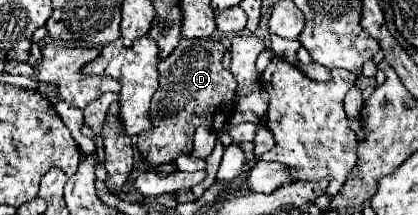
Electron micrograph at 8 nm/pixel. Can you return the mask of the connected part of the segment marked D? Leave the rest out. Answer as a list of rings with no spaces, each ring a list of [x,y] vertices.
[[[179,39],[173,53],[159,63],[159,89],[151,101],[153,129],[137,137],[137,149],[147,159],[149,169],[159,163],[175,161],[183,153],[193,149],[193,133],[197,127],[219,131],[229,119],[235,105],[237,81],[231,71],[223,69],[221,59],[225,47],[215,39]]]

